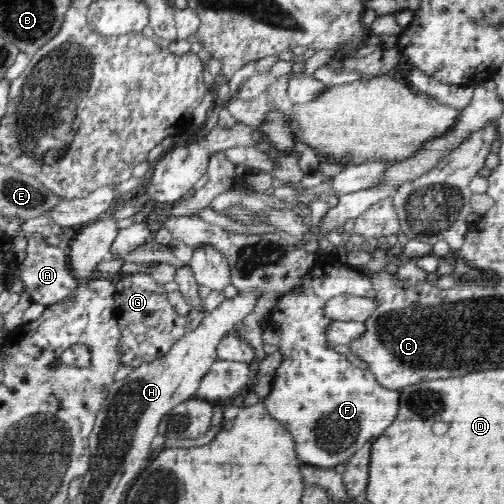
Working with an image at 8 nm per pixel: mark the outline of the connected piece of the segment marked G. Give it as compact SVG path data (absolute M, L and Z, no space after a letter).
M148 274L122 275L114 284L116 287L114 313L117 318L121 338L117 344L119 366L133 366L152 362L164 356L177 340L187 332L198 328L206 315L206 310L191 308L186 316L181 316L169 304L163 287Z

